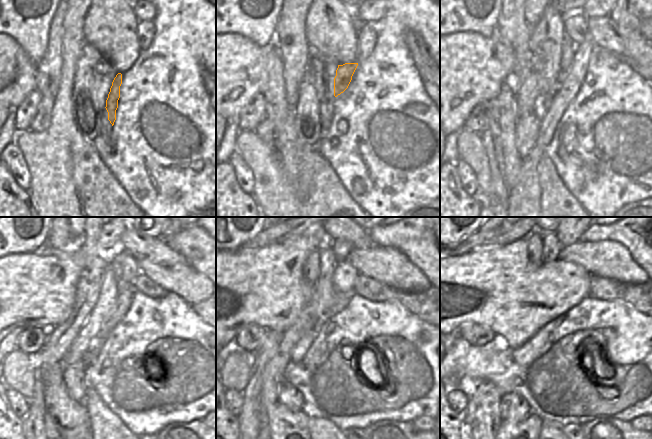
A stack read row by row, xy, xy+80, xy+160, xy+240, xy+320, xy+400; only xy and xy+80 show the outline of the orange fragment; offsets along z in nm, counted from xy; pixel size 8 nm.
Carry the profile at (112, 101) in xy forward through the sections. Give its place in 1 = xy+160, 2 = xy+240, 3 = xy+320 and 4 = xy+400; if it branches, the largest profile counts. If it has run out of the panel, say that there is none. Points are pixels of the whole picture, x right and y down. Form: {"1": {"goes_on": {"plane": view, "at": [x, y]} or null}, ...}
{"1": {"goes_on": {"plane": "xy+160", "at": [568, 47]}}, "2": {"goes_on": {"plane": "xy+240", "at": [117, 261]}}, "3": {"goes_on": {"plane": "xy+320", "at": [341, 248]}}, "4": {"goes_on": {"plane": "xy+400", "at": [566, 237]}}}

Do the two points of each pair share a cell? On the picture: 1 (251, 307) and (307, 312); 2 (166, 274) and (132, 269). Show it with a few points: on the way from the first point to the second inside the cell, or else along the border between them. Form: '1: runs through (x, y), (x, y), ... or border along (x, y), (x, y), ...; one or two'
1: runs through (265, 307), (293, 307); one
2: border along (137, 261), (140, 272); two

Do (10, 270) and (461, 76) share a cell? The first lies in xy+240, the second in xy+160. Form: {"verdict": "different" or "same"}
{"verdict": "same"}

